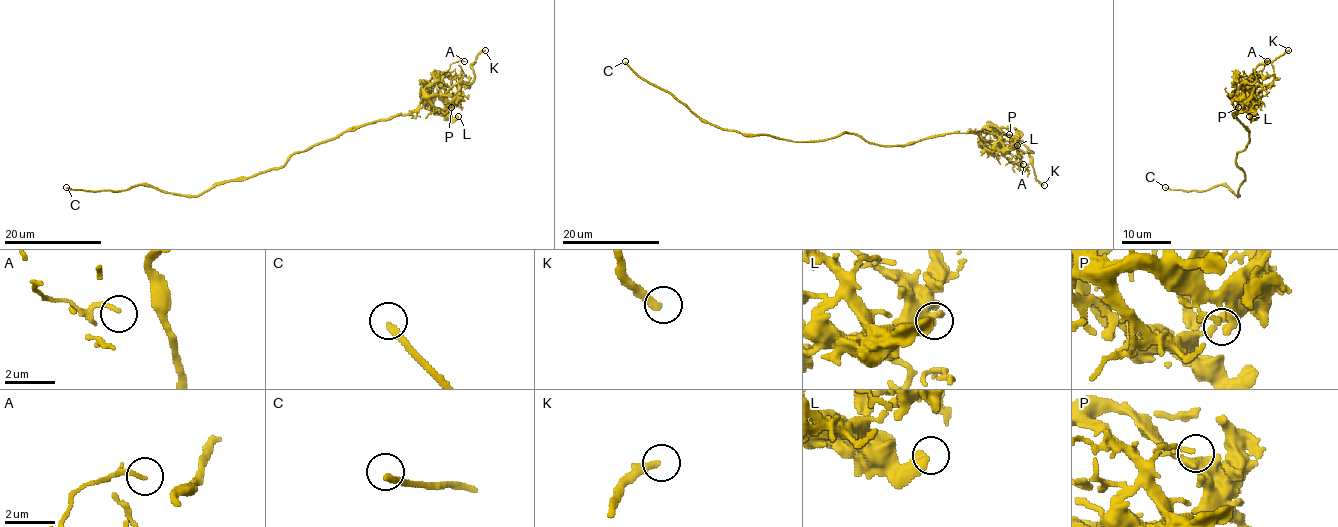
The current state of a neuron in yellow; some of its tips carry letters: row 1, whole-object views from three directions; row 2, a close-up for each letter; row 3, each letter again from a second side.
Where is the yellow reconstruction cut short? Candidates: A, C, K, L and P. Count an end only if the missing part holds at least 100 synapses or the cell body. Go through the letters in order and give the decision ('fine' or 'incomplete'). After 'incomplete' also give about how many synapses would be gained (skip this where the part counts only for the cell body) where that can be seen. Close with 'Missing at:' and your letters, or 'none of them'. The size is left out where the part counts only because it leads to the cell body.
A: fine
C: fine
K: incomplete | 140 syn
L: fine
P: fine
Missing at: K

